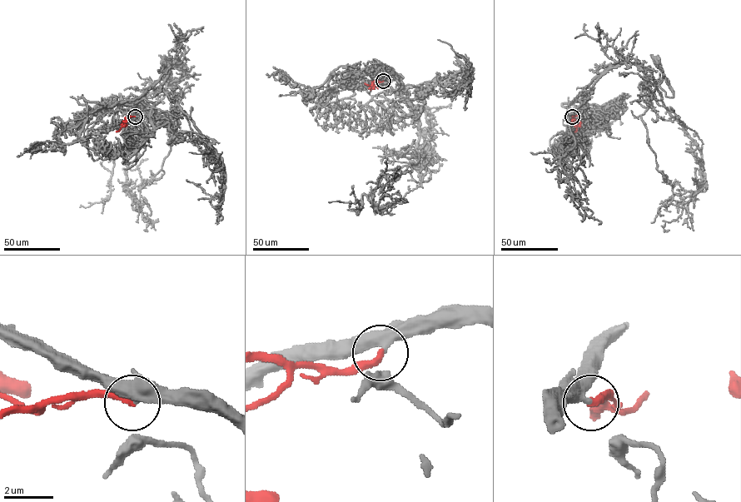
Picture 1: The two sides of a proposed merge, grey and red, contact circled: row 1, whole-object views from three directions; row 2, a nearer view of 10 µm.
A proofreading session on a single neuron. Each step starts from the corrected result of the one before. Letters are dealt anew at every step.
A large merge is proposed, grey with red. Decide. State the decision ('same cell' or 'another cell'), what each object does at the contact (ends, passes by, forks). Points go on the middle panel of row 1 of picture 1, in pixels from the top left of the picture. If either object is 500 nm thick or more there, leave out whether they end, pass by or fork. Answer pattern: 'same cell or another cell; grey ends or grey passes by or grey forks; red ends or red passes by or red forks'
same cell; grey passes by; red ends

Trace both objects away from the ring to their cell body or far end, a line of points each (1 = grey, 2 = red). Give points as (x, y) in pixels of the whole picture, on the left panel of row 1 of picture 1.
1: (134, 116), (148, 135), (154, 131), (145, 94), (171, 62), (166, 78), (182, 96), (166, 61)
2: (134, 116), (129, 116), (123, 121), (125, 126), (116, 131)

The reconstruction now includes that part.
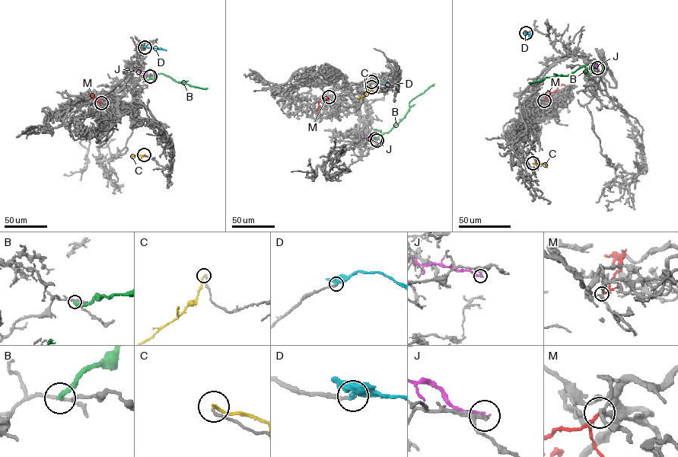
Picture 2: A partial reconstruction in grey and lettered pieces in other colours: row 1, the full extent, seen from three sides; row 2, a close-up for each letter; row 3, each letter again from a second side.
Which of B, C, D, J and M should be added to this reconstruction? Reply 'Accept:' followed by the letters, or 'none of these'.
Accept: D

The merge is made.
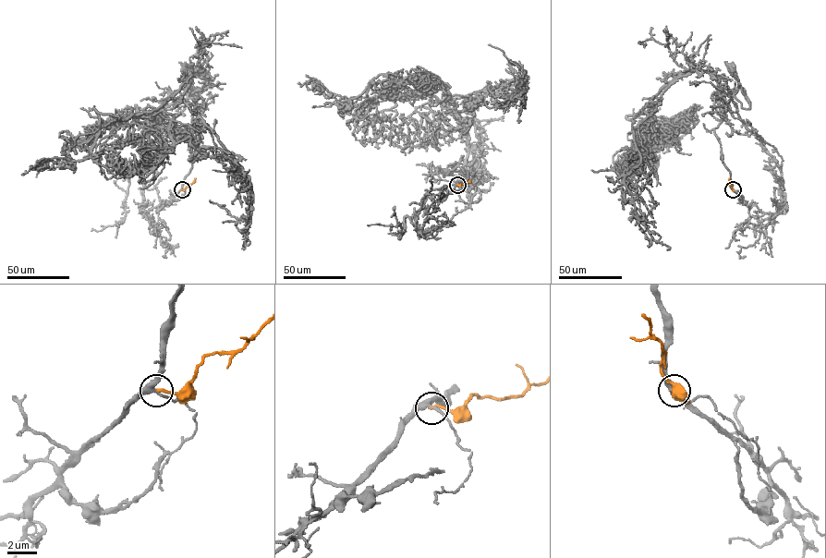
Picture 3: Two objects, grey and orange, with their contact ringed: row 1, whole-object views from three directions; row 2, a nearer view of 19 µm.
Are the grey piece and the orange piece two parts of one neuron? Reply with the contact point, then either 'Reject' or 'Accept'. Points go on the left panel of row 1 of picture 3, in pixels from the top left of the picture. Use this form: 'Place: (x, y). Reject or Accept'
Place: (182, 189). Reject

